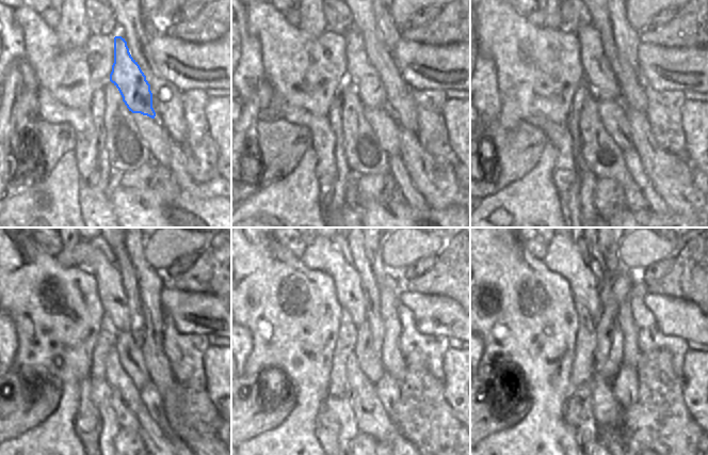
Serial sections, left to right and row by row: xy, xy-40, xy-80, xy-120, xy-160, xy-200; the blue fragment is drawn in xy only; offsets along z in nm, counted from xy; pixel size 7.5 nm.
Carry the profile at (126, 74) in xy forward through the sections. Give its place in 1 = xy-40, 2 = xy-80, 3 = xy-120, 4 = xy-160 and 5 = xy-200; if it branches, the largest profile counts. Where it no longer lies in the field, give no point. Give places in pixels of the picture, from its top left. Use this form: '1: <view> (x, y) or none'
1: xy-40 (361, 74)
2: xy-80 (598, 74)
3: xy-120 (110, 289)
4: xy-160 (321, 254)
5: xy-200 (562, 256)

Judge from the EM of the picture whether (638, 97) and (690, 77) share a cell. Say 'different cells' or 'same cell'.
different cells

